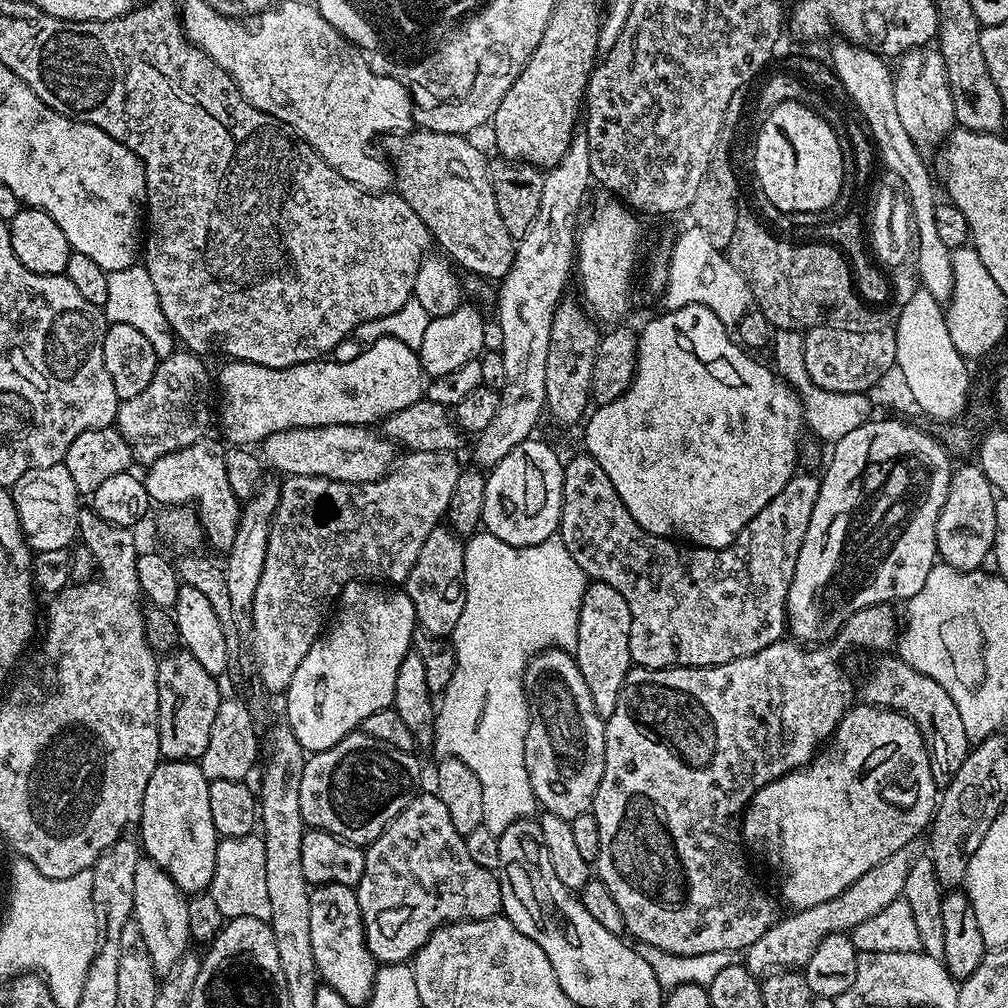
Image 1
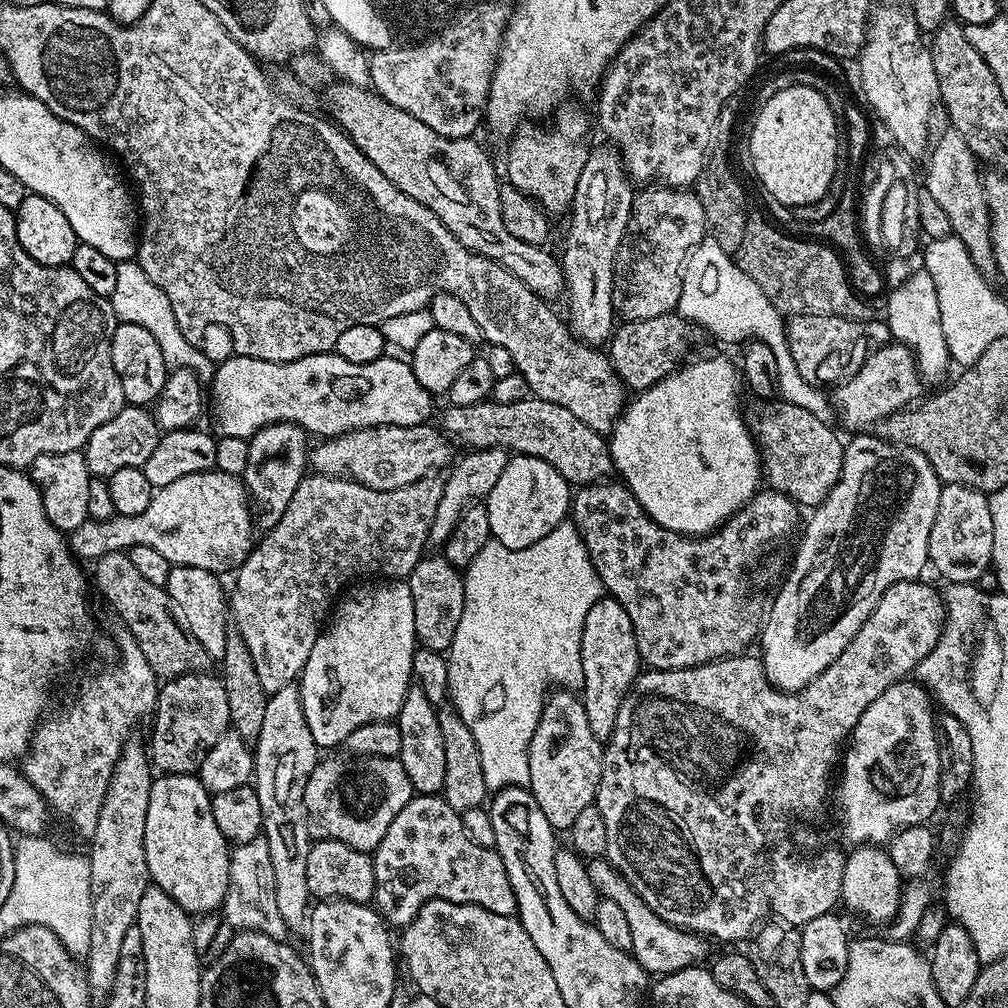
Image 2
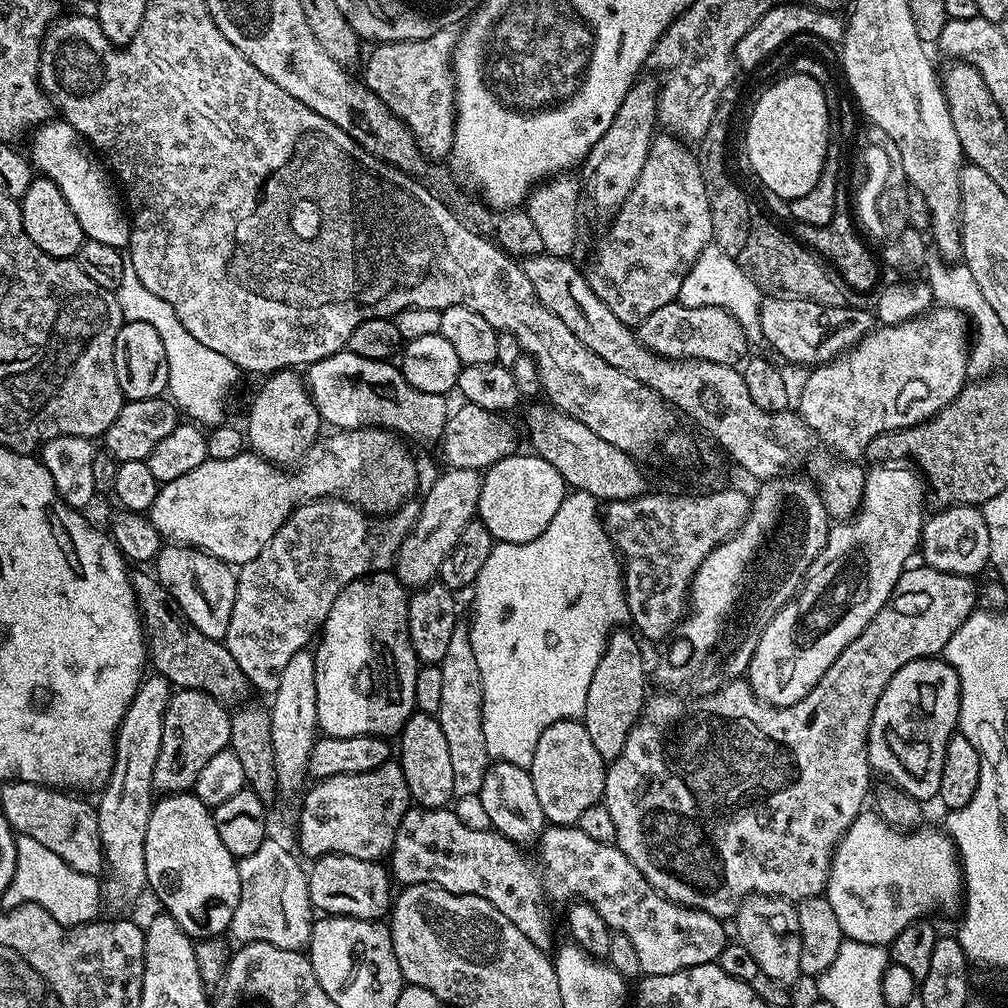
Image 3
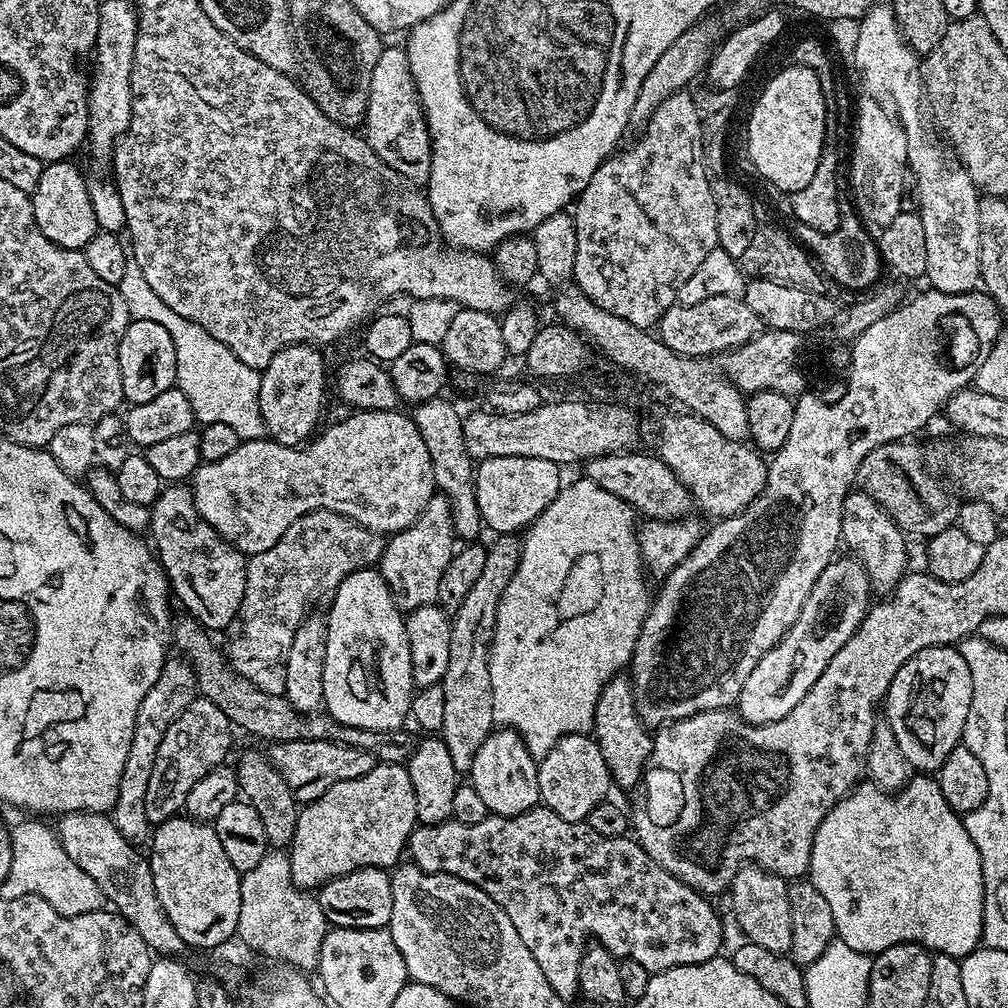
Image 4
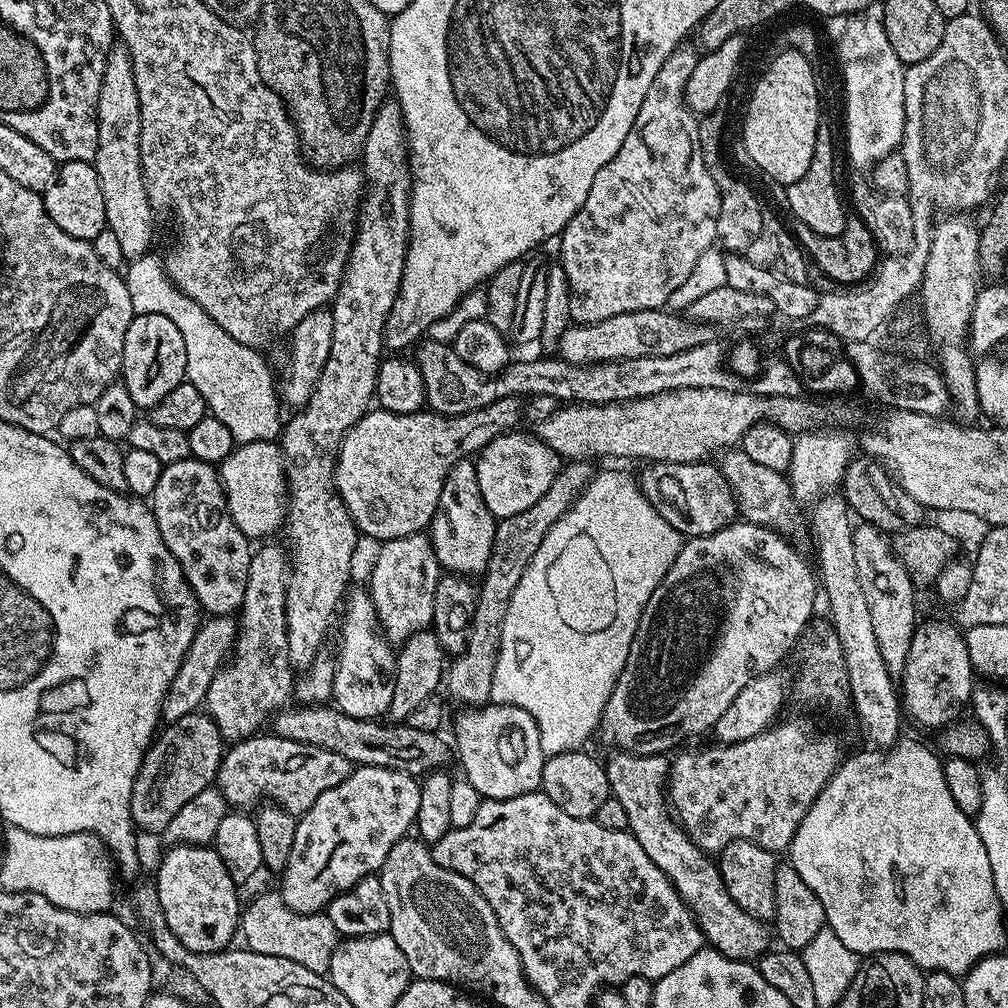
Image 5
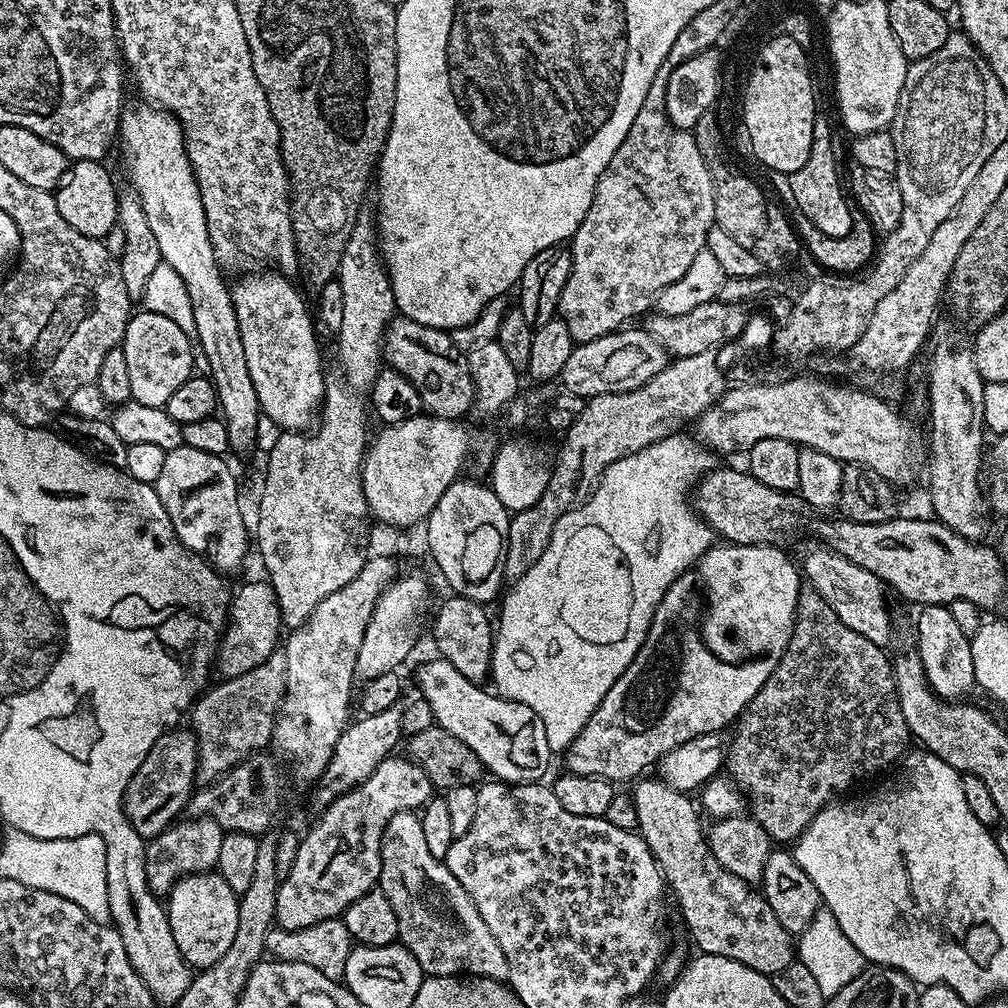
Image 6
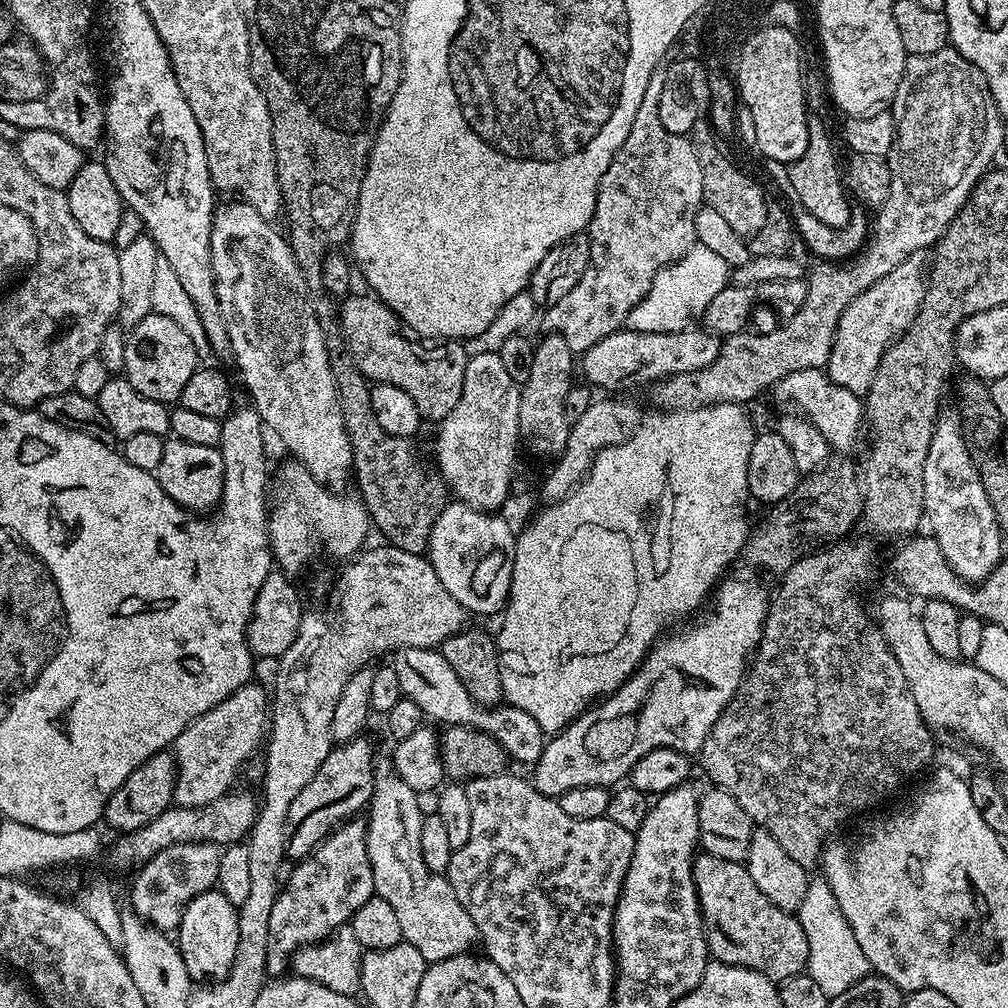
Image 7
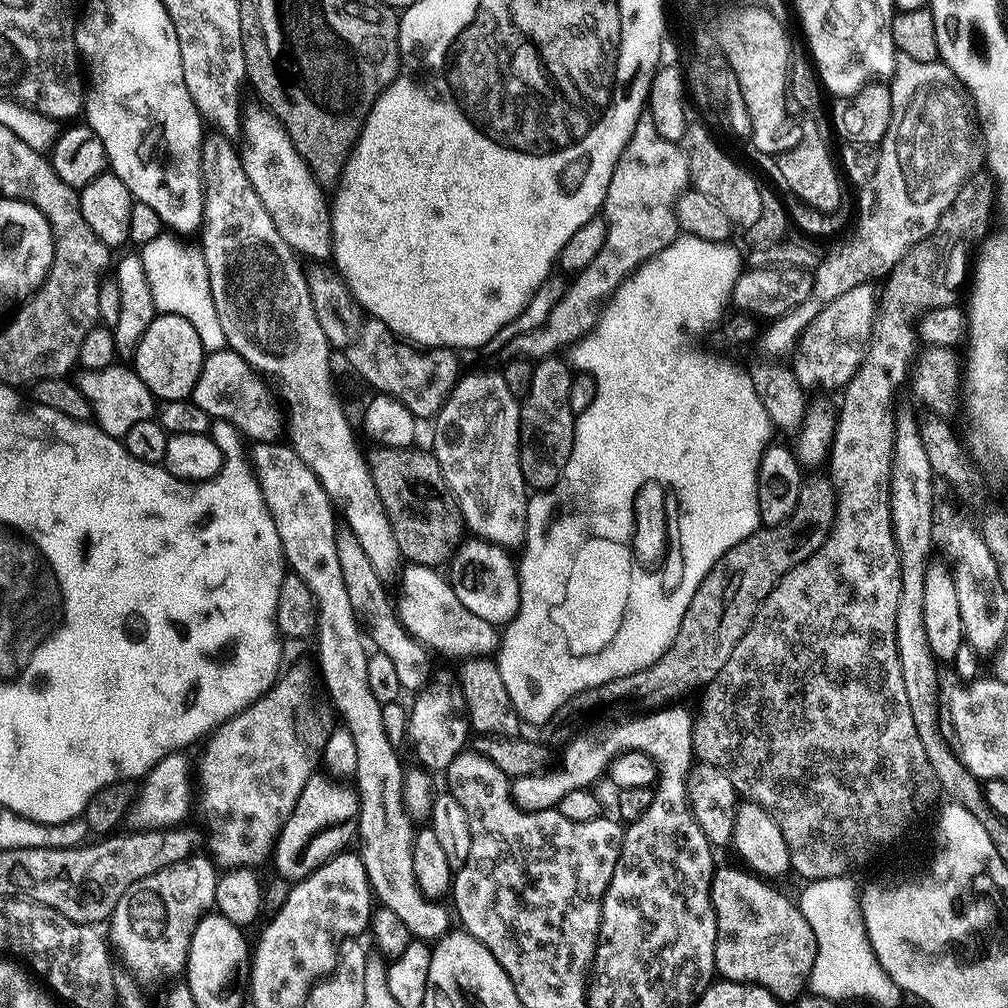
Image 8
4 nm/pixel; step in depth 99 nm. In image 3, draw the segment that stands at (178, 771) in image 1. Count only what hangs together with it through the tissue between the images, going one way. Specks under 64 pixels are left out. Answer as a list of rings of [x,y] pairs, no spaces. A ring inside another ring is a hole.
[[[191,791],[176,792],[173,796],[160,796],[152,805],[150,822],[146,825],[146,878],[150,892],[160,899],[165,913],[182,926],[193,941],[223,937],[231,929],[234,910],[238,910],[240,897],[240,869],[237,857],[222,846],[214,826],[213,809],[203,804]]]

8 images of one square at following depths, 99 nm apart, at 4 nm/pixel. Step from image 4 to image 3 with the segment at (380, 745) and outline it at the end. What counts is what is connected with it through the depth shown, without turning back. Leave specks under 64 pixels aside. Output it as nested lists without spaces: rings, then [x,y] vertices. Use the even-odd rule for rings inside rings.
[[[133,571],[131,578],[136,607],[140,609],[140,622],[148,642],[151,667],[177,689],[189,688],[205,692],[225,706],[245,703],[249,699],[250,685],[226,645],[214,638],[206,638],[202,630],[194,627],[151,571]]]

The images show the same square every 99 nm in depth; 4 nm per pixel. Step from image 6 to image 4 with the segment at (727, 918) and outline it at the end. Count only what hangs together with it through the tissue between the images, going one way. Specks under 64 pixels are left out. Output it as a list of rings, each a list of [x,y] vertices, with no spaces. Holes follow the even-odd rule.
[[[627,675],[613,676],[600,691],[591,731],[594,733],[596,745],[602,750],[602,758],[606,758],[606,766],[608,773],[612,776],[613,785],[617,789],[619,787],[632,788],[635,784],[637,787],[641,783],[652,753],[653,737],[649,729],[638,718],[632,693],[632,682]]]

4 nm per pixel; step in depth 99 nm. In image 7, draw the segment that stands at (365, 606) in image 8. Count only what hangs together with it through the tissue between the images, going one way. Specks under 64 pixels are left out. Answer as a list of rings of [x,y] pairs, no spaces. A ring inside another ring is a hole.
[[[402,648],[395,653],[396,661],[391,661],[390,667],[398,674],[398,686],[403,699],[418,702],[429,721],[441,720],[444,726],[464,725],[476,728],[492,736],[505,749],[513,761],[520,764],[535,765],[542,754],[546,743],[546,733],[526,710],[518,710],[511,706],[484,708],[466,694],[466,686],[458,682],[458,674],[450,670],[450,662],[435,648]]]

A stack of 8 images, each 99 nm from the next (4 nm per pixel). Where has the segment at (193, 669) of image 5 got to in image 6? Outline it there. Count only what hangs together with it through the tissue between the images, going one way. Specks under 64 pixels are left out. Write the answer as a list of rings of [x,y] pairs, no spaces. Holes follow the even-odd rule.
[[[266,580],[250,582],[244,585],[237,594],[235,591],[226,614],[228,621],[221,633],[214,662],[217,673],[220,672],[219,675],[223,679],[246,674],[247,670],[260,666],[270,654],[277,651],[284,628],[277,596],[274,594],[272,585]],[[279,638],[280,641],[278,642]]]

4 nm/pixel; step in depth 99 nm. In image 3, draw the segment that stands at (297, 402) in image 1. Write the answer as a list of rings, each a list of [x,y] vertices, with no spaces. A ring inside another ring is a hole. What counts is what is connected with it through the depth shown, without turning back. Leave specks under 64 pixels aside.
[[[347,350],[307,365],[306,383],[321,421],[332,430],[386,428],[428,444],[439,441],[450,415],[444,396],[414,390],[395,363],[362,358]]]

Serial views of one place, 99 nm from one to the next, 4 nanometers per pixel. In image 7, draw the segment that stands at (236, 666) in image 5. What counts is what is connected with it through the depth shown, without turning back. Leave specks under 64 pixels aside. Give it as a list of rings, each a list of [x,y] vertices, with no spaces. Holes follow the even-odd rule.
[[[249,682],[234,690],[230,698],[218,702],[214,710],[206,710],[206,714],[178,734],[174,745],[176,781],[172,799],[175,807],[206,806],[227,796],[240,767],[259,744],[261,747],[270,724],[270,692],[256,683]]]

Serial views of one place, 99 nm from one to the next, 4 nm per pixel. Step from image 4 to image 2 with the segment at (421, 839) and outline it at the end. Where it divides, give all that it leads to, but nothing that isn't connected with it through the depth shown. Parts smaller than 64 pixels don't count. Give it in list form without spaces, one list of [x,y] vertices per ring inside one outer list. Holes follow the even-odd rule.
[[[413,795],[406,806],[390,822],[390,830],[386,830],[386,838],[376,847],[372,856],[374,866],[374,894],[372,900],[381,920],[392,930],[403,930],[418,914],[418,910],[431,900],[445,900],[455,904],[473,904],[482,910],[490,910],[494,914],[516,916],[516,899],[510,886],[510,878],[506,874],[506,866],[495,848],[478,846],[466,834],[464,817],[444,801],[443,795]],[[593,859],[588,864],[588,869],[601,897],[618,902],[618,906],[622,906],[622,911],[630,921],[630,934],[634,934],[634,955],[647,972],[650,974],[677,972],[709,959],[709,941],[705,937],[699,936],[697,932],[685,932],[683,928],[675,928],[670,922],[658,918],[658,914],[654,914],[654,910],[650,910],[650,906],[646,906],[646,902],[642,902],[640,895],[628,885],[628,879],[620,875],[618,869],[612,867],[607,859]]]

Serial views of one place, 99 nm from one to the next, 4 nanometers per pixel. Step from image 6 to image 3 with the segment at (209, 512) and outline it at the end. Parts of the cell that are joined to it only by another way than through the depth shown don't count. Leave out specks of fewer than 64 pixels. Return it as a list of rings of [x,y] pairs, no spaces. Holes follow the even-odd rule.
[[[168,542],[161,547],[155,558],[154,575],[194,627],[202,630],[206,638],[223,641],[230,626],[230,614],[234,610],[236,572],[233,565],[197,548]]]

